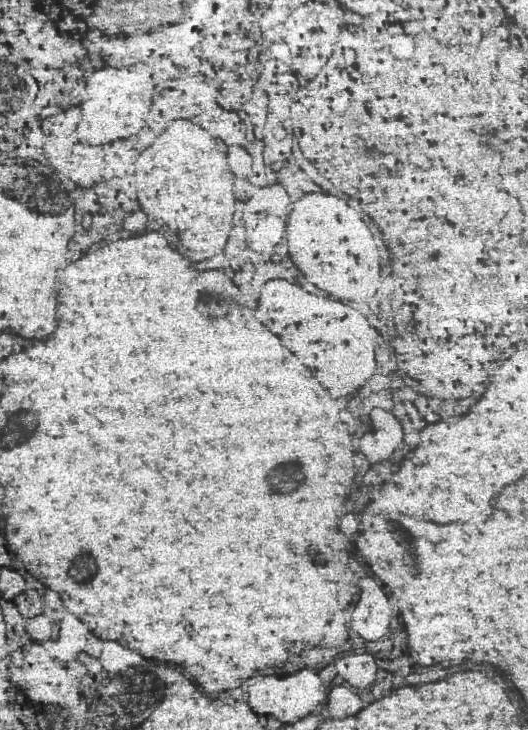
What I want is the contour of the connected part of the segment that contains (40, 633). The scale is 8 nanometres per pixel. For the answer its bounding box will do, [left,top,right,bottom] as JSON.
[25,614,51,642]

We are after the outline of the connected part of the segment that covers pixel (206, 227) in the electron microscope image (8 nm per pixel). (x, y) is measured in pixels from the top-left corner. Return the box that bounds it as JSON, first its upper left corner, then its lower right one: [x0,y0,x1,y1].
[135,120,233,262]

